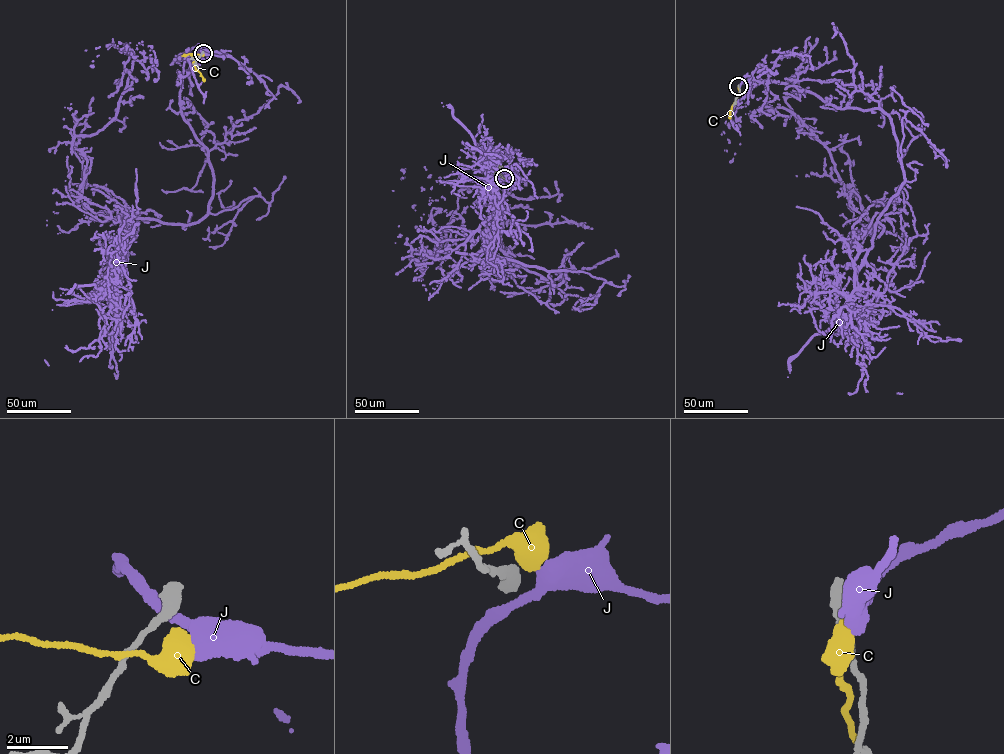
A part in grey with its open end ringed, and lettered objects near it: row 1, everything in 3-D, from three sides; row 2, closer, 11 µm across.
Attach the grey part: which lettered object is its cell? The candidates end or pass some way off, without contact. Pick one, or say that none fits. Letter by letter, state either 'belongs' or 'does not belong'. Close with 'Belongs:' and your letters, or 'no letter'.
C: does not belong
J: does not belong
Belongs: no letter

